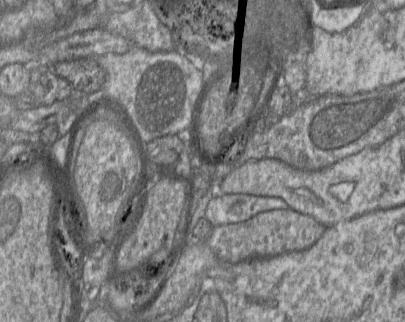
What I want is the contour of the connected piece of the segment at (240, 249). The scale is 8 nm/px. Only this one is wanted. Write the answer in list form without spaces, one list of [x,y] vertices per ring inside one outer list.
[[[291,208],[260,212],[248,220],[213,227],[206,243],[221,260],[236,263],[302,251],[317,242],[327,227],[313,217]]]

